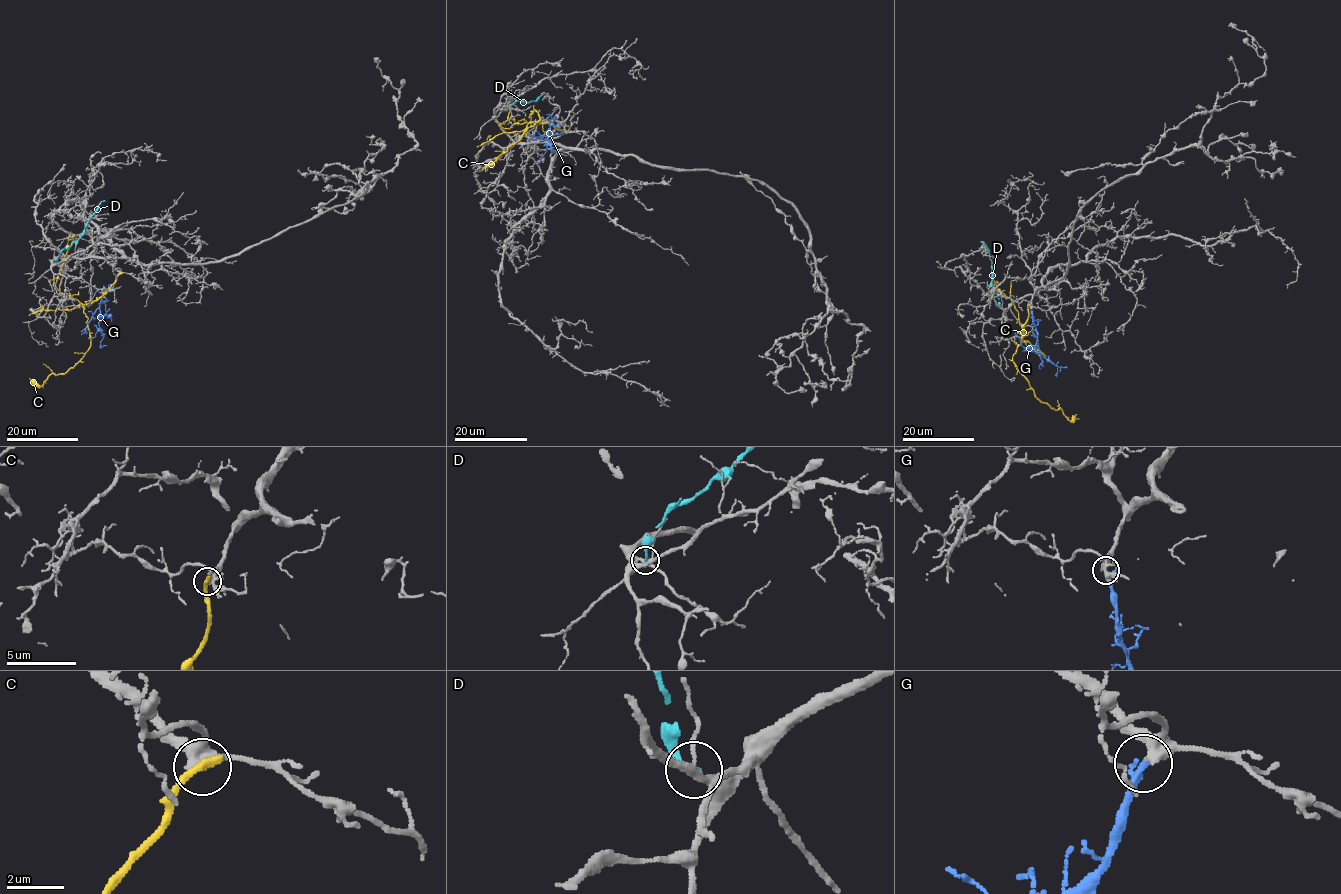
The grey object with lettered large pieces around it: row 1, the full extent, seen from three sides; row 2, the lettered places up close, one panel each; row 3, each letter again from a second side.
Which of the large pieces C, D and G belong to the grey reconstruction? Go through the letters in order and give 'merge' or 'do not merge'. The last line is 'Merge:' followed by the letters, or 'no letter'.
C: do not merge
D: do not merge
G: merge
Merge: G

